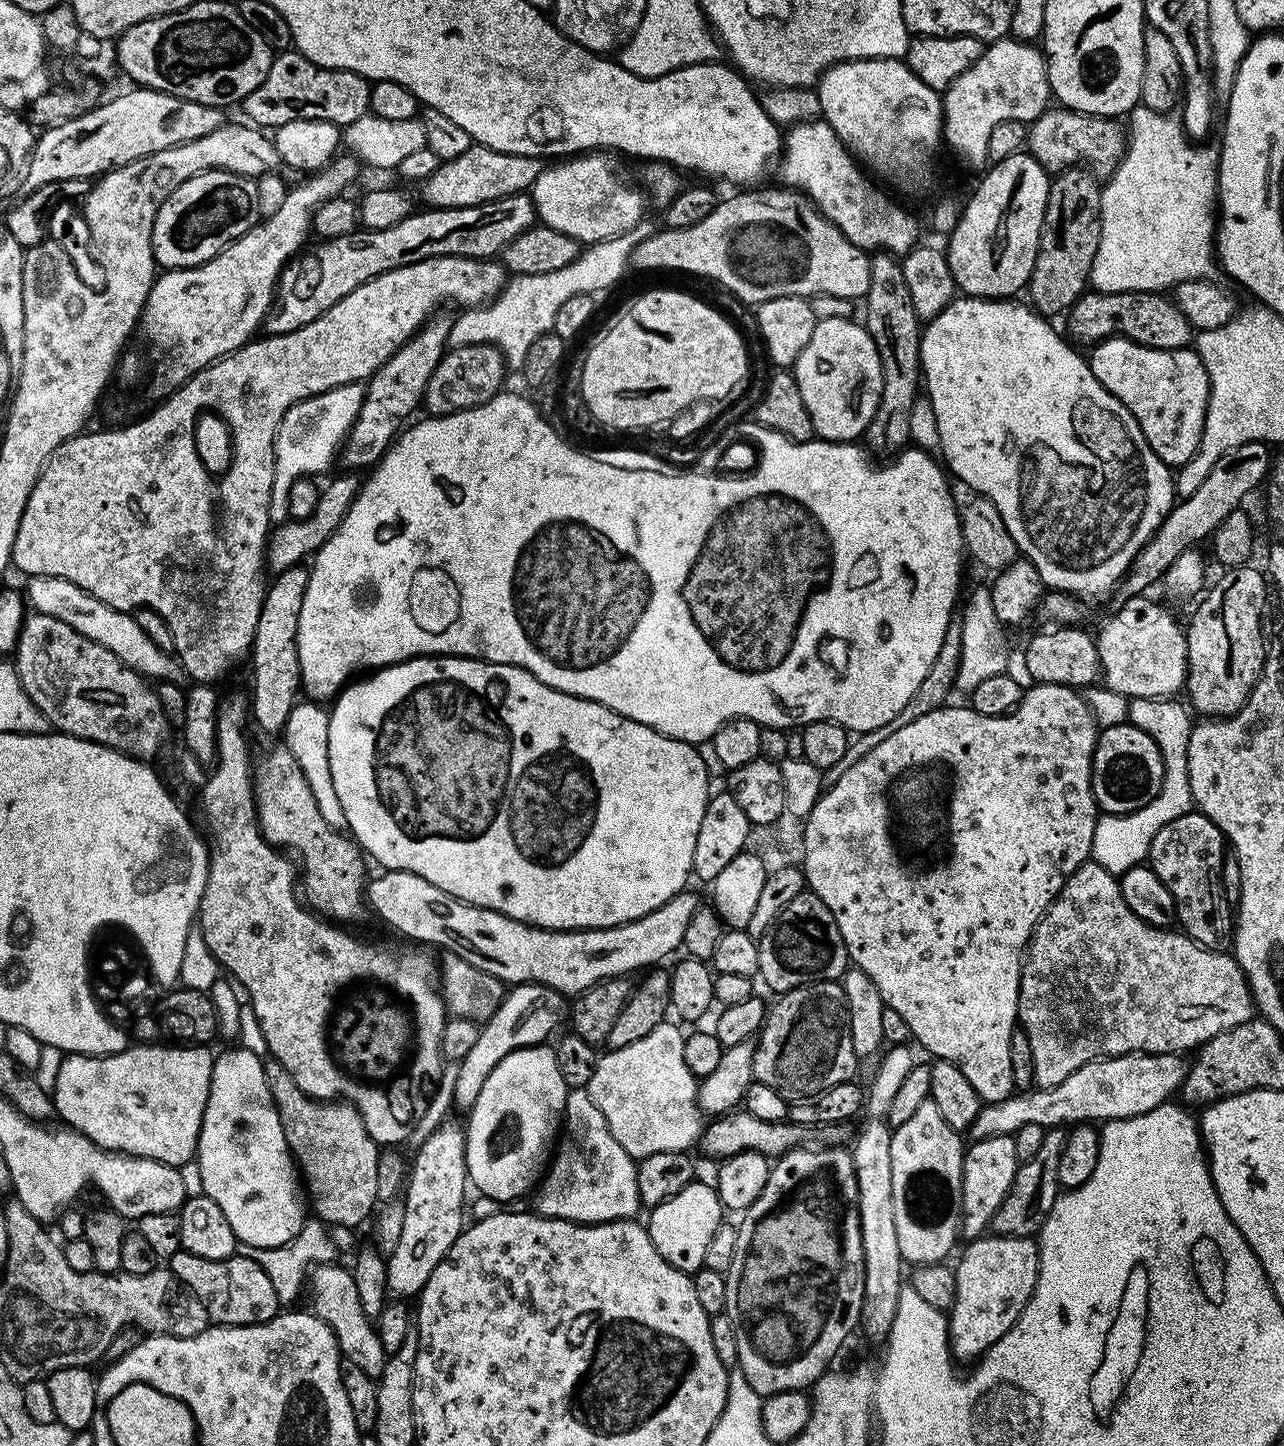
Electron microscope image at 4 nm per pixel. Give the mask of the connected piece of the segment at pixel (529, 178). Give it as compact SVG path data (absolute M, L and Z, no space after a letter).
M473 143L472 147L466 150L466 154L458 154L458 158L443 161L438 166L438 170L434 170L434 174L430 174L430 178L423 181L424 200L428 203L425 205L432 208L469 208L475 204L486 204L489 200L518 196L531 189L532 183L541 171L542 164L537 157L495 152L489 148L483 148L481 144Z

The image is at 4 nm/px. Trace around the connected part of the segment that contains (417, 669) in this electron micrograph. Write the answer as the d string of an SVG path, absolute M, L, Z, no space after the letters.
M437 654L390 664L369 676L372 676L369 680L349 683L335 697L328 718L328 753L339 811L344 812L347 831L369 857L372 855L381 864L381 869L413 872L467 904L501 912L523 924L553 930L625 924L658 910L658 906L670 902L670 898L689 887L694 842L698 842L698 826L702 826L702 814L706 814L710 799L710 777L699 747L627 720L593 700L554 690L525 668L513 664L491 664L488 660Z

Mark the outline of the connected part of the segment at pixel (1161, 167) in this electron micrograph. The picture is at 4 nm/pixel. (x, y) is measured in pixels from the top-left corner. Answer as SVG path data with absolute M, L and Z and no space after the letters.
M1137 106L1132 109L1126 128L1130 135L1126 140L1126 151L1115 172L1107 177L1100 193L1100 241L1098 254L1094 254L1090 284L1097 292L1164 292L1184 280L1202 280L1215 277L1218 272L1216 259L1216 226L1218 223L1218 197L1216 195L1216 166L1220 154L1215 147L1195 148L1193 141L1184 133L1184 125L1175 115L1154 112Z

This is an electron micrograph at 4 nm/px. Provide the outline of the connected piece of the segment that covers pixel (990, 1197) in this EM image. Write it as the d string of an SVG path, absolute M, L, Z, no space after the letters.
M995 1136L967 1145L962 1170L962 1210L960 1211L960 1236L971 1242L989 1231L992 1218L1015 1180L1016 1169L1022 1161L1012 1136Z

